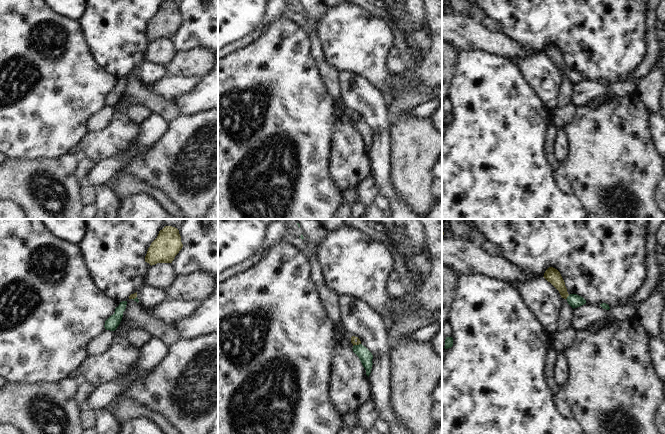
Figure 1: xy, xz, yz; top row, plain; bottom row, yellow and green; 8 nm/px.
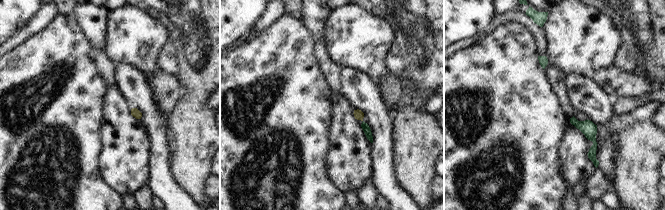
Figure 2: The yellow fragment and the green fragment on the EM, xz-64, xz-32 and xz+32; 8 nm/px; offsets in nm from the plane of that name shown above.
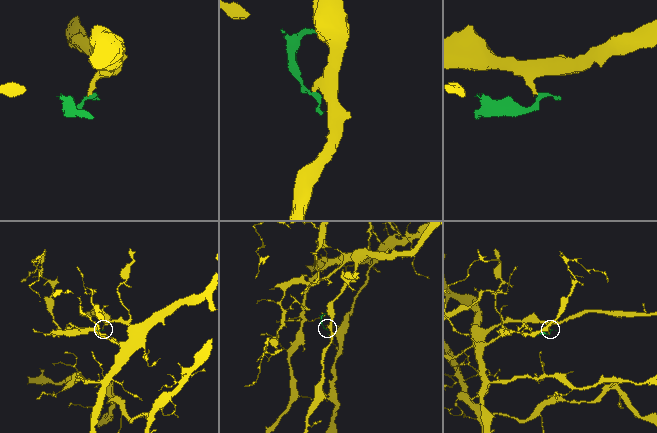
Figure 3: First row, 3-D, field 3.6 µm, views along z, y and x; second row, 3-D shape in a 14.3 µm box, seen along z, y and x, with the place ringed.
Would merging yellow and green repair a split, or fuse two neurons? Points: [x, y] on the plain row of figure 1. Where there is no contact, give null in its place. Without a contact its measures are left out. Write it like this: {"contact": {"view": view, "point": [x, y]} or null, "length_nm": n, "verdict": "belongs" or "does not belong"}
{"contact": {"view": "xz", "point": [356, 120]}, "length_nm": 70, "verdict": "does not belong"}

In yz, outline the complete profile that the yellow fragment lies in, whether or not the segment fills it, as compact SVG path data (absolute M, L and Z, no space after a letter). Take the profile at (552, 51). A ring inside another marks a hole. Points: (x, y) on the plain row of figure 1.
M549 43L543 52L548 58L550 58L560 69L561 73L567 75L569 72L565 58L560 50L560 48L553 44Z

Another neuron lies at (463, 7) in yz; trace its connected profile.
M442 0L442 7L448 13L472 17L474 13L474 0Z

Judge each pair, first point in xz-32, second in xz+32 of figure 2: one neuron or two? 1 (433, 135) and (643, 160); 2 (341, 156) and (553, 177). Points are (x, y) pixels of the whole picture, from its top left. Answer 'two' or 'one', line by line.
1: one
2: two

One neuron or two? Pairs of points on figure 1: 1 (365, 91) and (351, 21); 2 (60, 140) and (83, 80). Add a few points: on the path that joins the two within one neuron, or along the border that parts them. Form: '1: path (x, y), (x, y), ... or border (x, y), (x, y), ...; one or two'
1: border (339, 70), (358, 73), (380, 90); two
2: path (60, 125), (60, 103), (68, 95); one

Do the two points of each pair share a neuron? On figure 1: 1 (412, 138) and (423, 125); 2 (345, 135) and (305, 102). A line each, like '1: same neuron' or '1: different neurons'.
1: same neuron
2: different neurons

